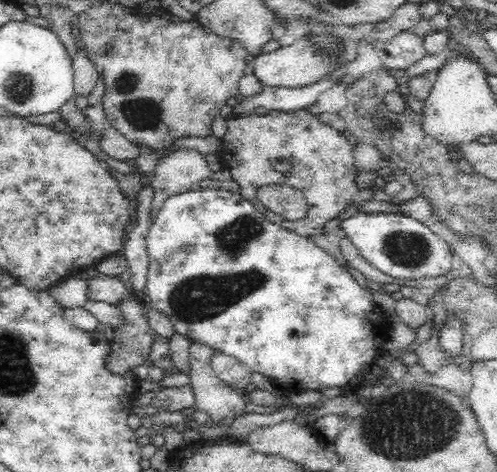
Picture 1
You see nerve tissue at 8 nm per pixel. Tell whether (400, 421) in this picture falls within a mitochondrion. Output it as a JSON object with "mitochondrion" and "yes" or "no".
{"mitochondrion":"yes"}

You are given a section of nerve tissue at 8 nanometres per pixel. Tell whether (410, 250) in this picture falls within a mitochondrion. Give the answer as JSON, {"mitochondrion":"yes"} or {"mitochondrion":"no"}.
{"mitochondrion":"yes"}

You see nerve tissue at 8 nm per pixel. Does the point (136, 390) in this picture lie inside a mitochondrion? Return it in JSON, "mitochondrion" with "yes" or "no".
{"mitochondrion":"no"}

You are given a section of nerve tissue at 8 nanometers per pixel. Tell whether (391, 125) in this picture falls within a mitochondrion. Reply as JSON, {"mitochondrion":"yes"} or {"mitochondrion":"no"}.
{"mitochondrion":"no"}

